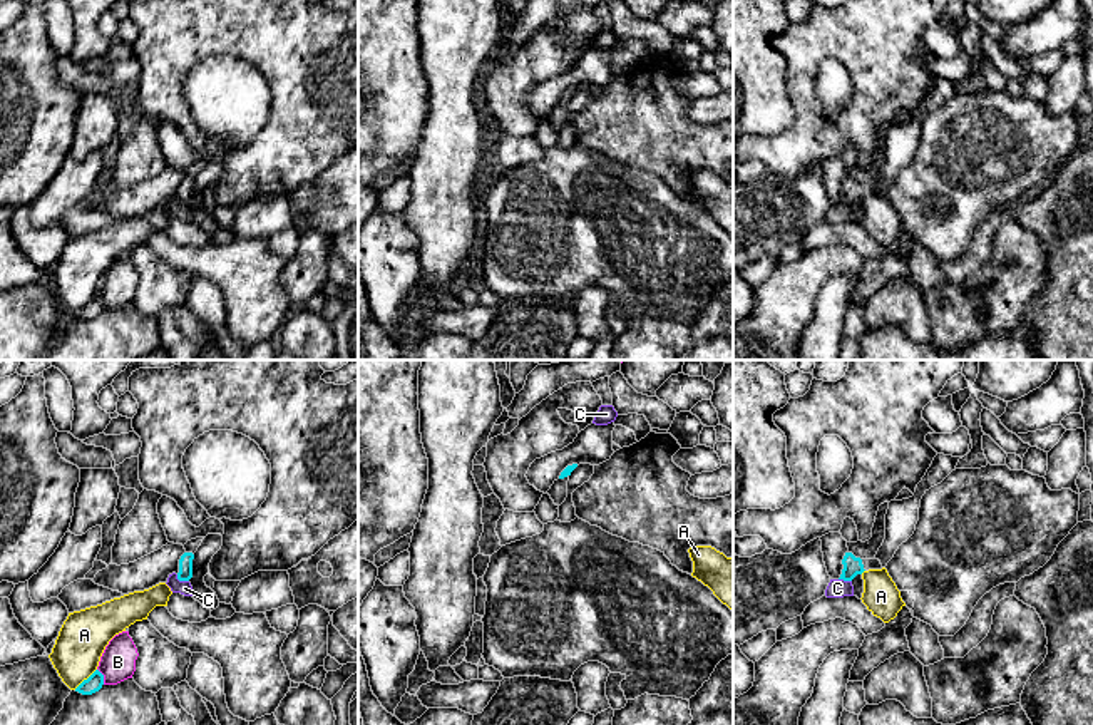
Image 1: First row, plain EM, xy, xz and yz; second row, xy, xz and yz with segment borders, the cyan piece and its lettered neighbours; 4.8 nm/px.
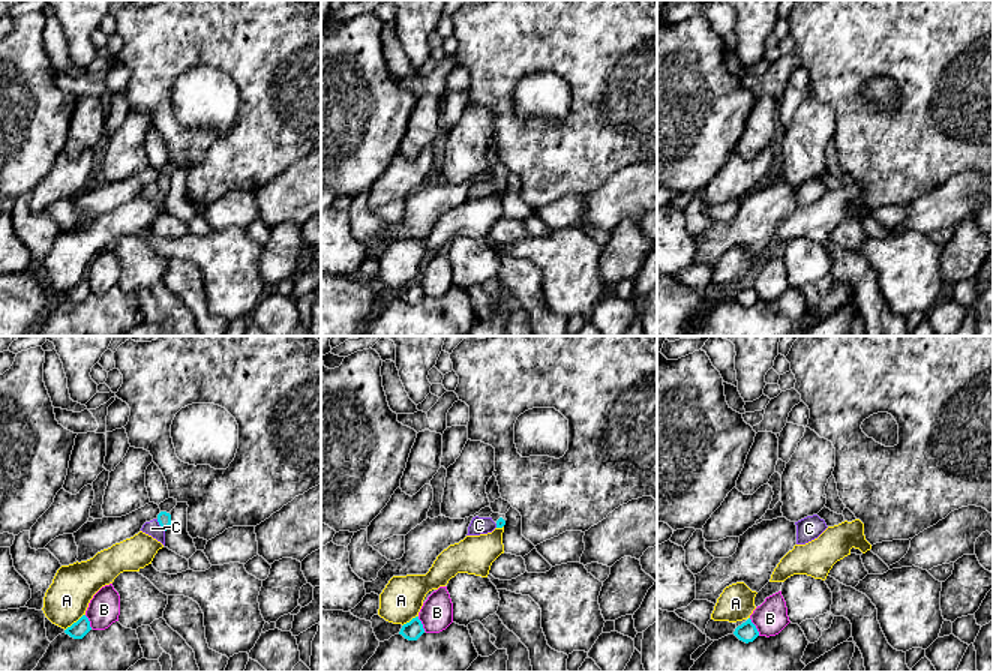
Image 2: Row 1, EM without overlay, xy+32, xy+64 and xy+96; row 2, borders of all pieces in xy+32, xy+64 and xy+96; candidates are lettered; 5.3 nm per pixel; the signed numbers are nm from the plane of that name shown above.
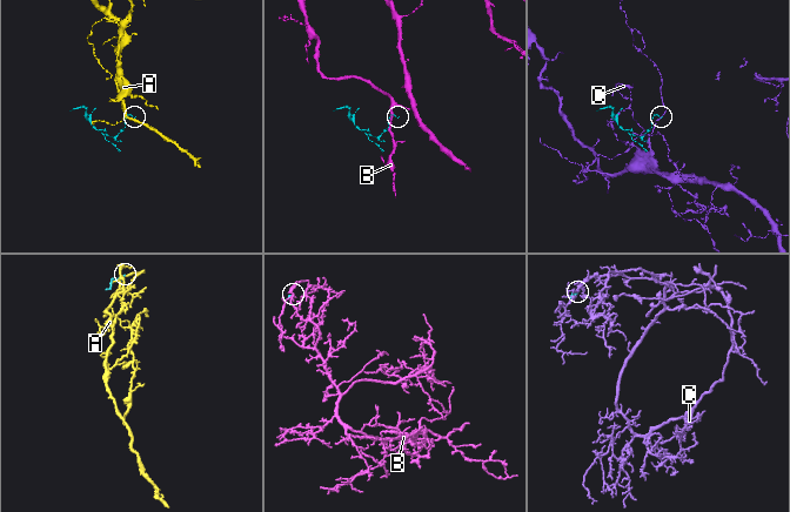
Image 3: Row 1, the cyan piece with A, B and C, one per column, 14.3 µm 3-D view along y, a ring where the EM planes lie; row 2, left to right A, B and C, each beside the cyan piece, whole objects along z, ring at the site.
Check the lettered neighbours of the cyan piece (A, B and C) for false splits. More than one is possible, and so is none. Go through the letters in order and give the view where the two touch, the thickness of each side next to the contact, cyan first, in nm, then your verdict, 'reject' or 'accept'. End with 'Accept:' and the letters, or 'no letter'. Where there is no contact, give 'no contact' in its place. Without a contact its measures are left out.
A: xy | 80/240 nm | reject
B: xy | 80/170 nm | reject
C: xy | 70/70 nm | reject
Accept: no letter

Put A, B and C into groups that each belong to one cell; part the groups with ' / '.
A / B / C

